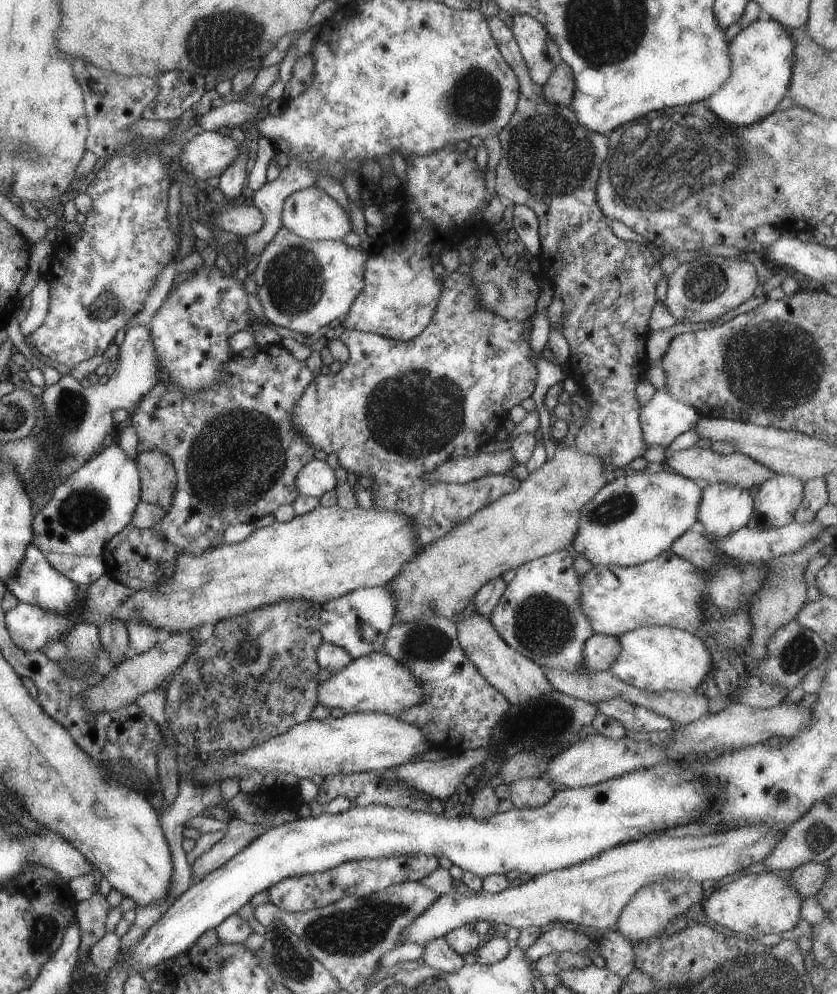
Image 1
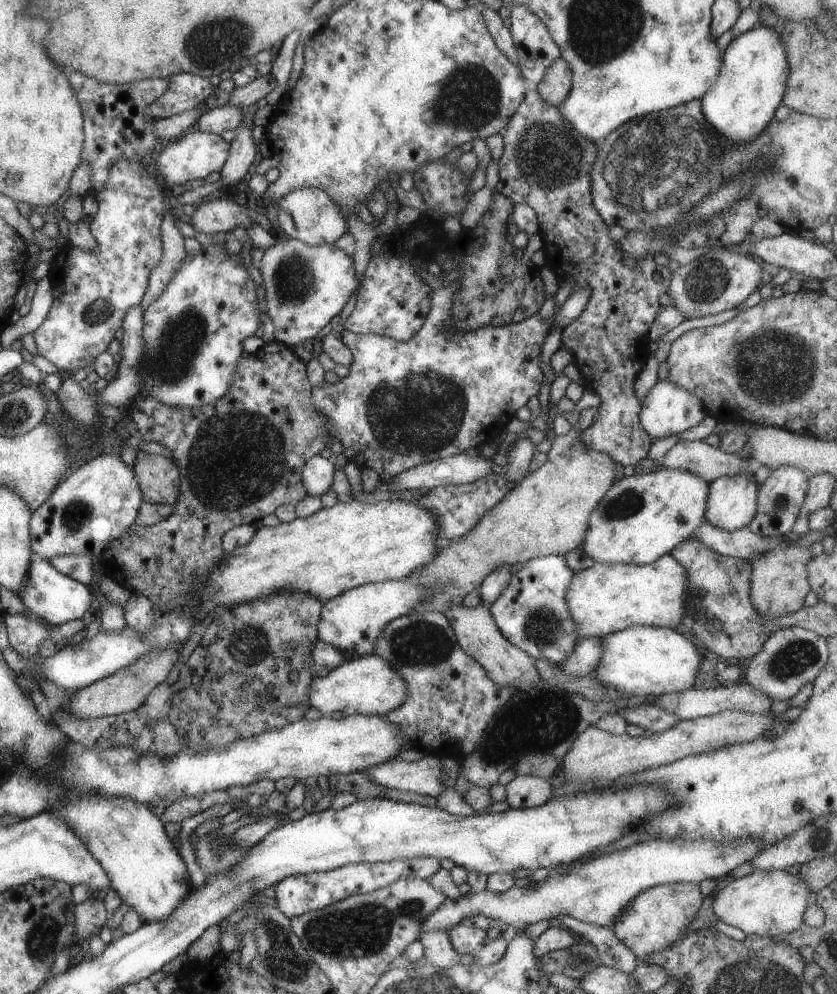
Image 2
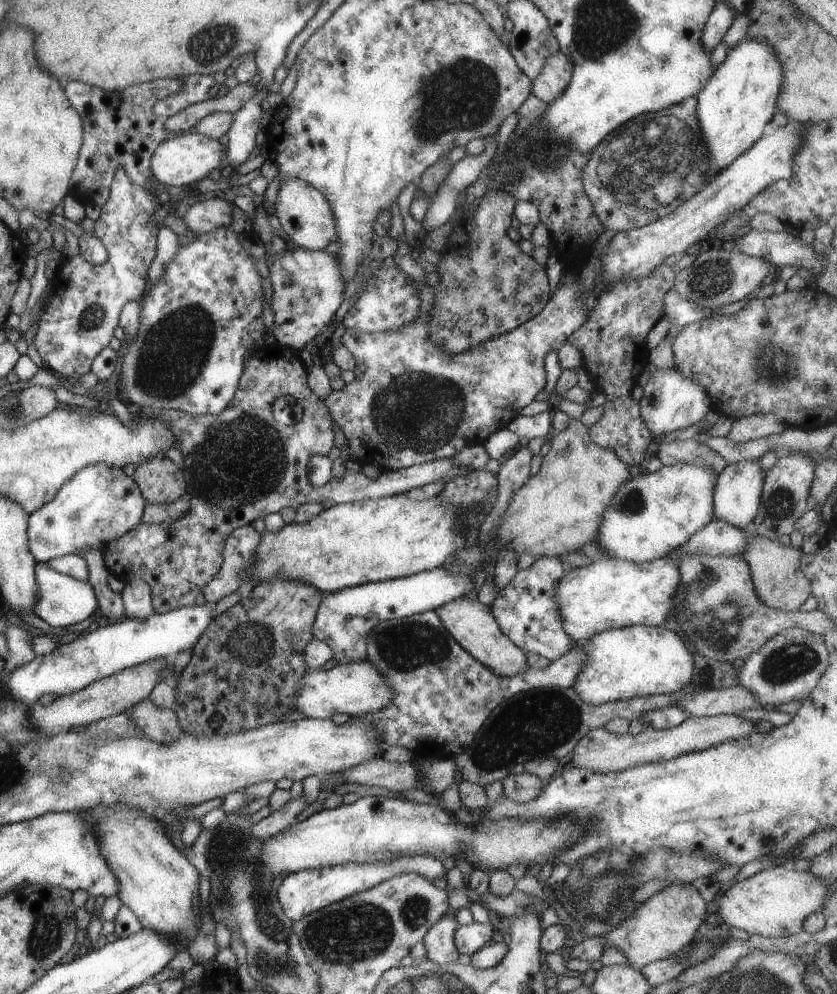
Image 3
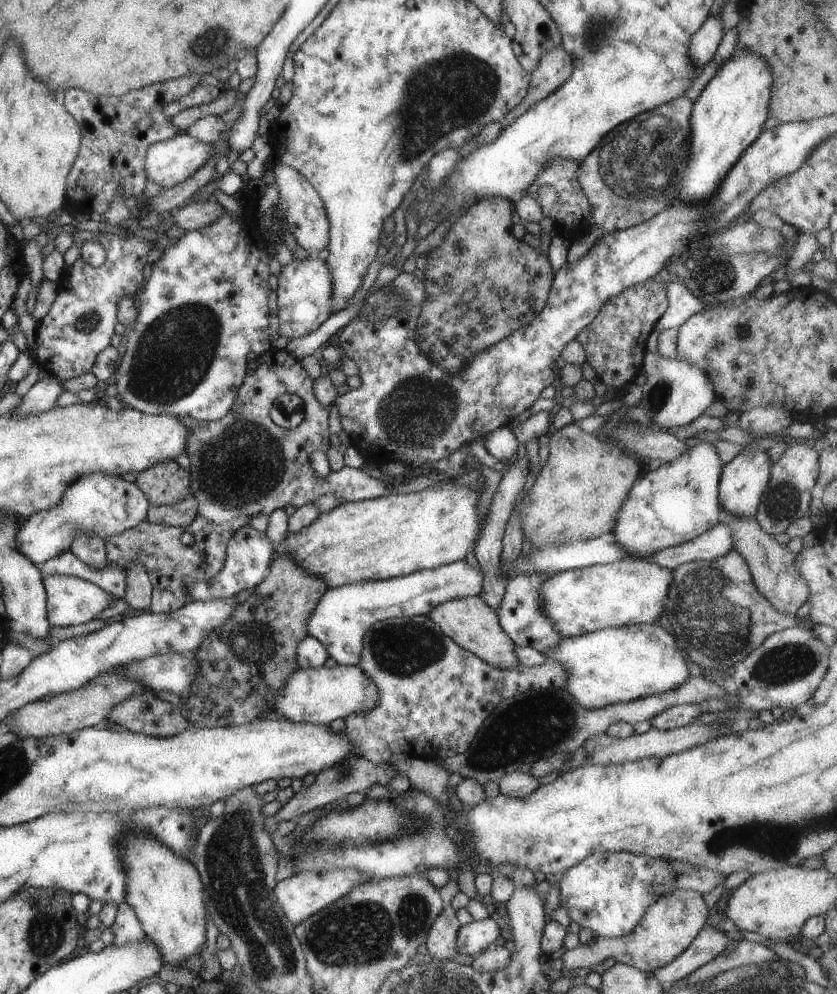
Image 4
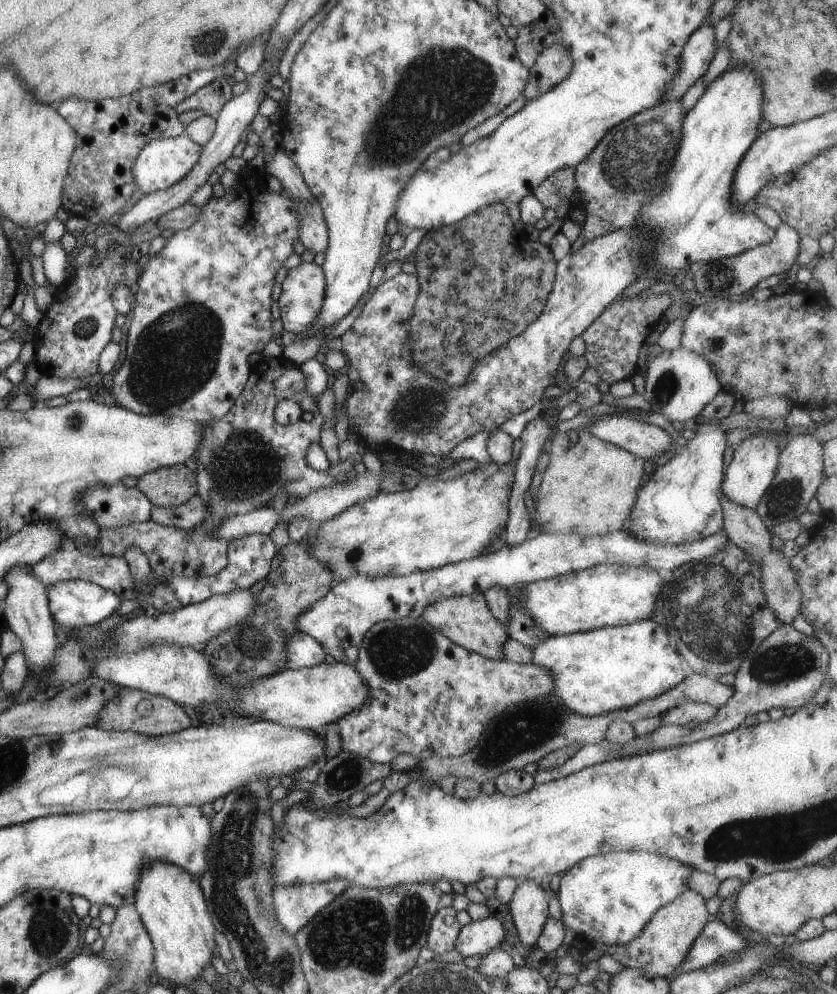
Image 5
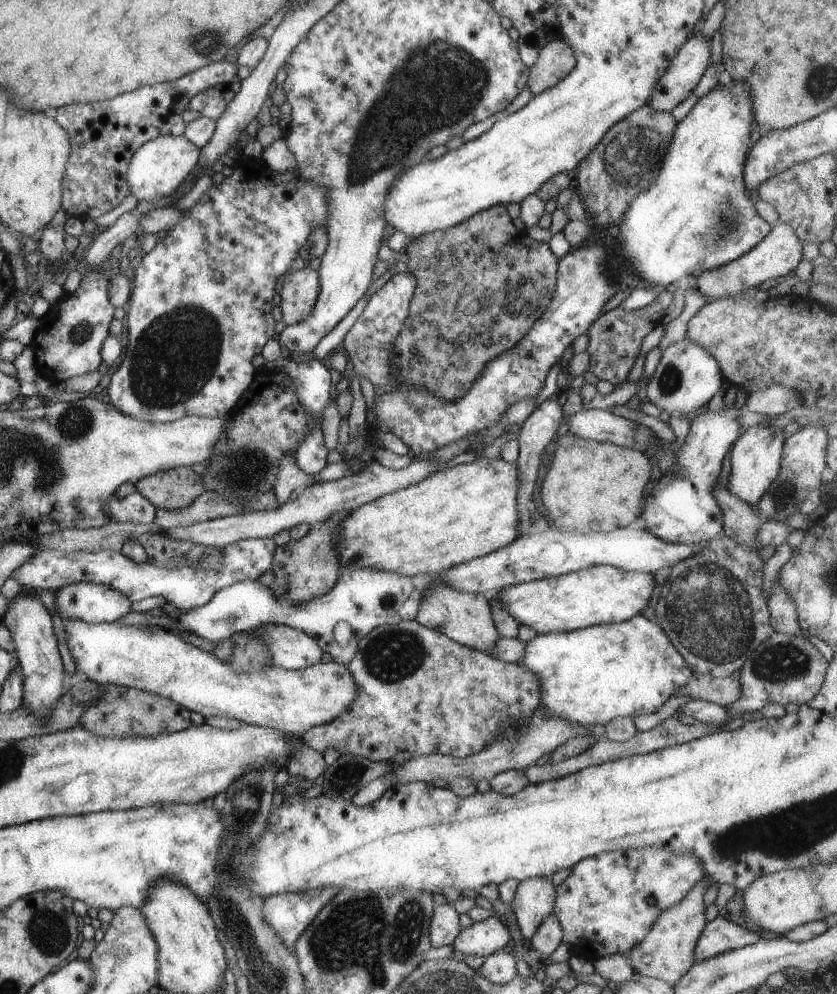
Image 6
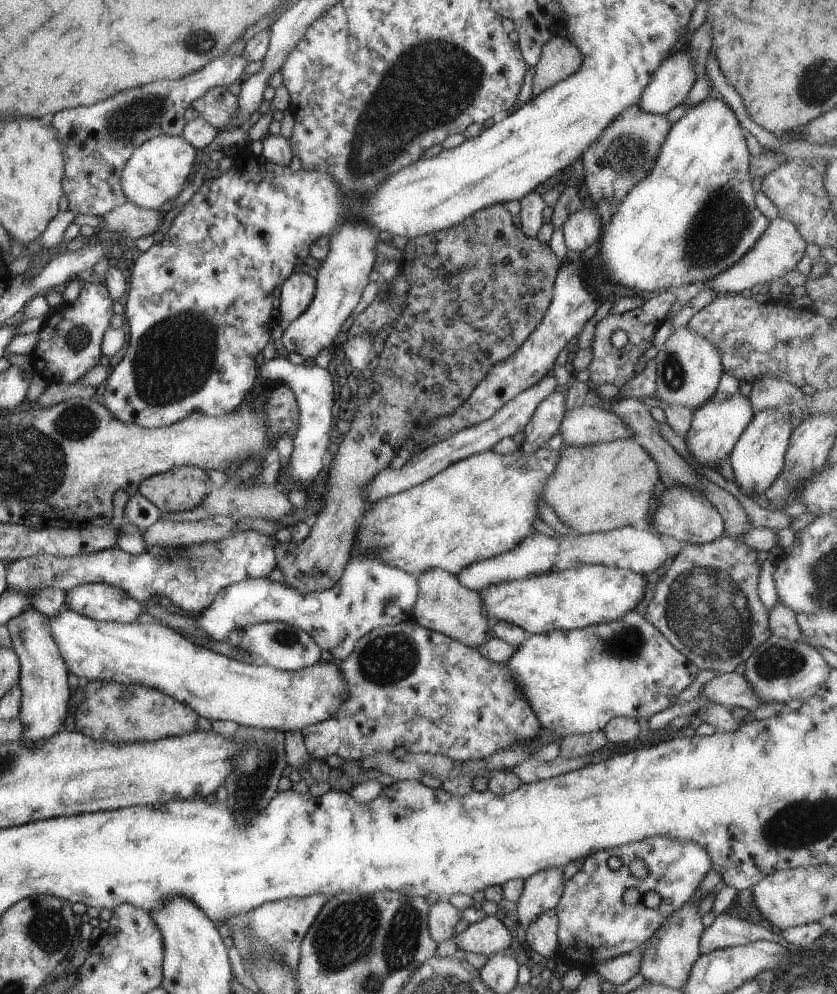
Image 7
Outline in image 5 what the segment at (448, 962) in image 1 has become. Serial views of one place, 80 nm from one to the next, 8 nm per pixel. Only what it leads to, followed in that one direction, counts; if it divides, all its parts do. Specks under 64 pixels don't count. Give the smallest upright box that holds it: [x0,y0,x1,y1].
[426,906,461,954]

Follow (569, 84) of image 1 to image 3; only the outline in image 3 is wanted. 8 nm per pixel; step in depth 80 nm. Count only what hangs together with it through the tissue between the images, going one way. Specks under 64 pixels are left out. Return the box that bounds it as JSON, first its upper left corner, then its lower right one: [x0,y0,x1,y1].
[530,48,572,105]

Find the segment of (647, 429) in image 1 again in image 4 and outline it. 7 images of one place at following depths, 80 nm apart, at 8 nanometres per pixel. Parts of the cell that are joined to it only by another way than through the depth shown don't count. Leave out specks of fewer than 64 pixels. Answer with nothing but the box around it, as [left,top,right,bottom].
[637,350,716,431]

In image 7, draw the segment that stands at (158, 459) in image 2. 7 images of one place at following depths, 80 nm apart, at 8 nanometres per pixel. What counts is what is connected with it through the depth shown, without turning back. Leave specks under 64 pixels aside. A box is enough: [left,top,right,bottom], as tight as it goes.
[137,465,212,513]

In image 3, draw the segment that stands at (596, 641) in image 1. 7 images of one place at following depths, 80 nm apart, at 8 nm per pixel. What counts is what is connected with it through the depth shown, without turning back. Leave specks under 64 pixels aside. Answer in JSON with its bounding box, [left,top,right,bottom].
[349,610,586,759]

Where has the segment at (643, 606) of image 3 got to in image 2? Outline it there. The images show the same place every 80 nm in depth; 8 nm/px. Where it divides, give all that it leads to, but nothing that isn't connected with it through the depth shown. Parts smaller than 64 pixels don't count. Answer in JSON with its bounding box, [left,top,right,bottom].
[564,553,686,639]

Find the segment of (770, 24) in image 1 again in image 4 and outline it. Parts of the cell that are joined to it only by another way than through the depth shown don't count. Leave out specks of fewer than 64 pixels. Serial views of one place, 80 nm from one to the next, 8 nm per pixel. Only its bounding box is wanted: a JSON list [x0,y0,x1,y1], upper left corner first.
[681,49,772,203]

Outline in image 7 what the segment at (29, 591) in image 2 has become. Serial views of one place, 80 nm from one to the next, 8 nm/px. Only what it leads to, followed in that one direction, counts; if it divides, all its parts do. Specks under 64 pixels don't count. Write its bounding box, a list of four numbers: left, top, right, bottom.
[62,583,143,623]

